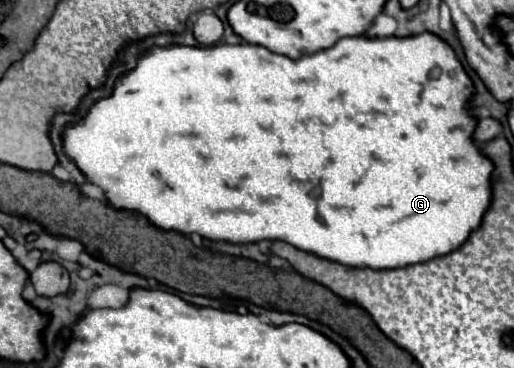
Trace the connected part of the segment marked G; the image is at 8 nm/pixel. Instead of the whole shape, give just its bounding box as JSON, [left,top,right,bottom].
[61,33,493,269]

